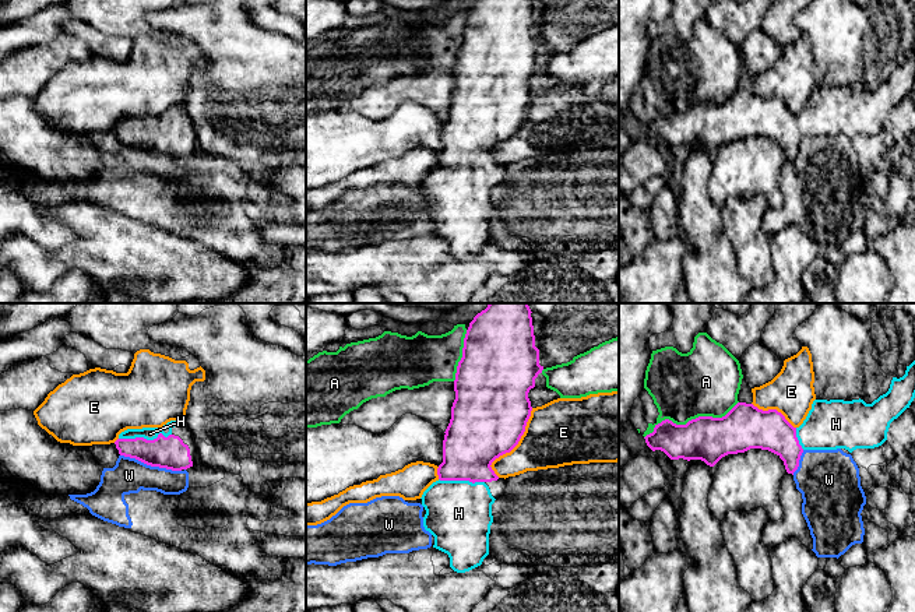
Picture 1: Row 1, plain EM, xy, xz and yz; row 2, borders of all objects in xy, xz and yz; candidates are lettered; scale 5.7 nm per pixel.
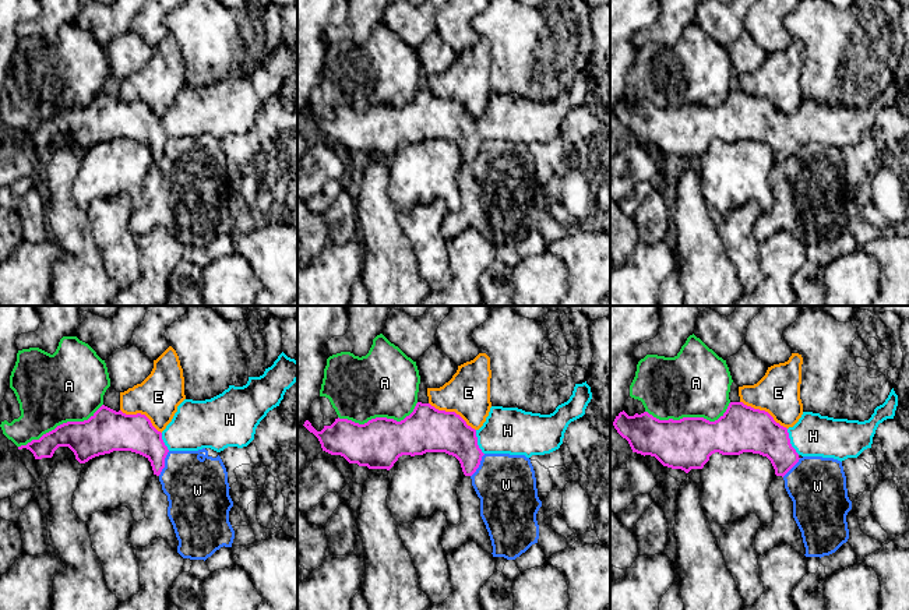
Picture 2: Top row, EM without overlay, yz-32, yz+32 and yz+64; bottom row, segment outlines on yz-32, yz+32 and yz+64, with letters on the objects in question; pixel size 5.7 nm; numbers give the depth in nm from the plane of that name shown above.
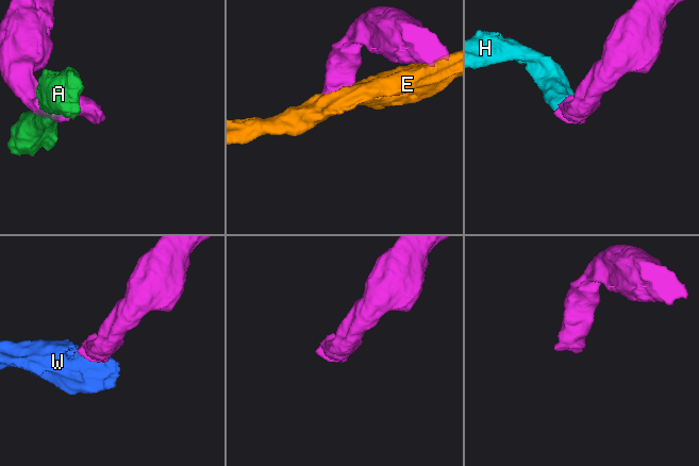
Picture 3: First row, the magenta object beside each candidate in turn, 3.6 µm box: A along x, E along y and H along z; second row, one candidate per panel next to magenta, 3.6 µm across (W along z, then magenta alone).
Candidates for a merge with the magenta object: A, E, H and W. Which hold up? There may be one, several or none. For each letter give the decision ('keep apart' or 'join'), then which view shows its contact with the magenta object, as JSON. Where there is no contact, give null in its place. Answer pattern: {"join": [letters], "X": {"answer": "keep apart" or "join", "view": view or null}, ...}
{"join": ["H"], "A": {"answer": "keep apart", "view": "yz"}, "E": {"answer": "keep apart", "view": "xz"}, "H": {"answer": "join", "view": "xy"}, "W": {"answer": "keep apart", "view": "xy"}}

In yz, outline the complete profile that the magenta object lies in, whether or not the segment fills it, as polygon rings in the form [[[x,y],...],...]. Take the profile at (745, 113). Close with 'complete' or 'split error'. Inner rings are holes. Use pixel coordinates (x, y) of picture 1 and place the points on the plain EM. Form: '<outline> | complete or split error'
[[[915,48],[905,61],[893,64],[890,75],[872,91],[863,87],[814,87],[799,115],[793,115],[777,96],[763,98],[738,89],[725,103],[698,103],[686,112],[669,106],[647,122],[647,133],[664,138],[671,147],[701,147],[714,154],[728,141],[750,136],[777,141],[788,161],[799,154],[805,137],[874,136],[887,127],[890,110],[915,85]]] | split error

